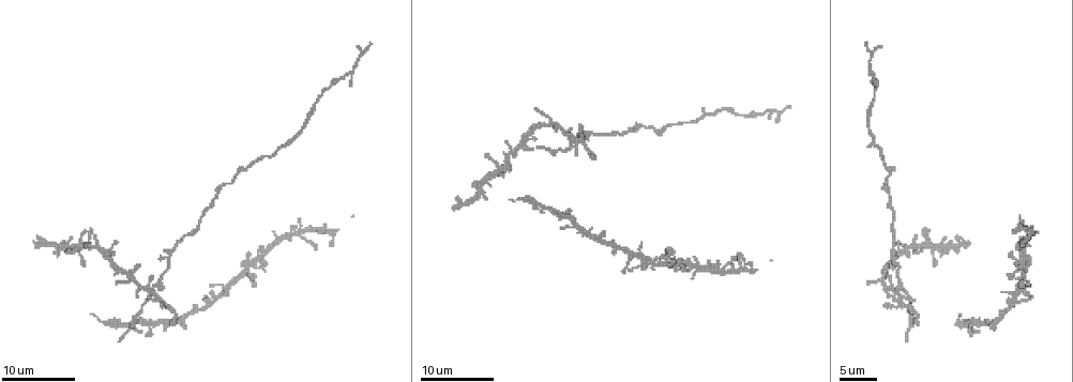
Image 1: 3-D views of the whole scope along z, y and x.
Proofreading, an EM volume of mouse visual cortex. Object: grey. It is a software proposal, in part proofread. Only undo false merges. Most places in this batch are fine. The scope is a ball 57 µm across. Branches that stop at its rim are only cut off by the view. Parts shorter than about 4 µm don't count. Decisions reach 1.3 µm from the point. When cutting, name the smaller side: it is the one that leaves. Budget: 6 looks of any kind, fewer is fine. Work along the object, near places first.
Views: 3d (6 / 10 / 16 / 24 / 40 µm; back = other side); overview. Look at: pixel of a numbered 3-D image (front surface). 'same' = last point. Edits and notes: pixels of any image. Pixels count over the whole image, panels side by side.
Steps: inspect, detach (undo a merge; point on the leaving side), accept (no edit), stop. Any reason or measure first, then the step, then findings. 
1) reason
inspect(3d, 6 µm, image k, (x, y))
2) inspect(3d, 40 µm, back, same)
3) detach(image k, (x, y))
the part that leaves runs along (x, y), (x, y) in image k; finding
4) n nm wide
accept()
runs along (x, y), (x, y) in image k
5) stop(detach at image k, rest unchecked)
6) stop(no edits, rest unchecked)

calibre changes
inspect(3d, 6 µm, image 1, (343, 74))

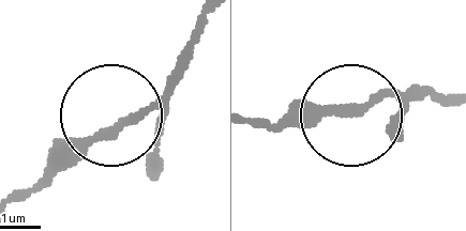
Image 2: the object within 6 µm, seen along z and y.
accept()
runs along (256, 118), (348, 118), (389, 97), (426, 97) in image 2; all the same neuron

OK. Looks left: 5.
thin neck
inspect(3d, 6 µm, image 1, (893, 249))

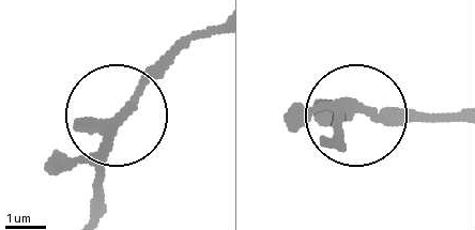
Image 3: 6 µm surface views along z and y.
230 nm wide
accept()
all the same neuron

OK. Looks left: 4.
three arms meet
inspect(3d, 16 µm, image 1, (151, 287))

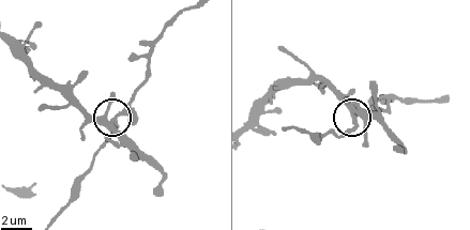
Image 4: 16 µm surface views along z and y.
3 arms
accept()
runs along (344, 134), (351, 126), (350, 110), (326, 85) in image 4; continuous, no second neuron

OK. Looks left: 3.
stop(no edits, rest unchecked)

